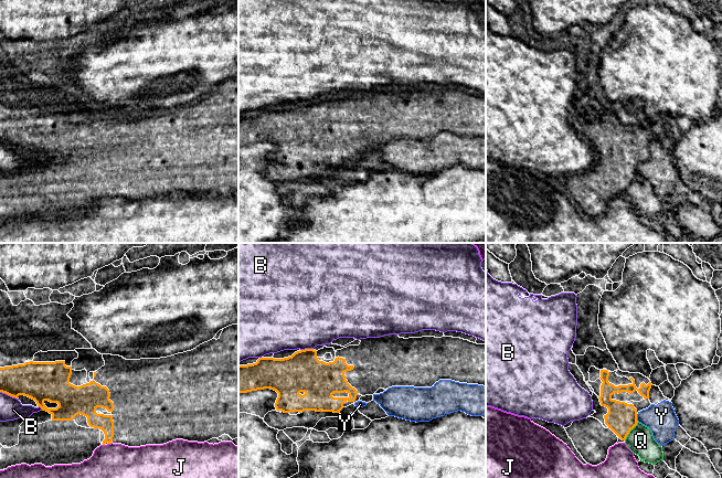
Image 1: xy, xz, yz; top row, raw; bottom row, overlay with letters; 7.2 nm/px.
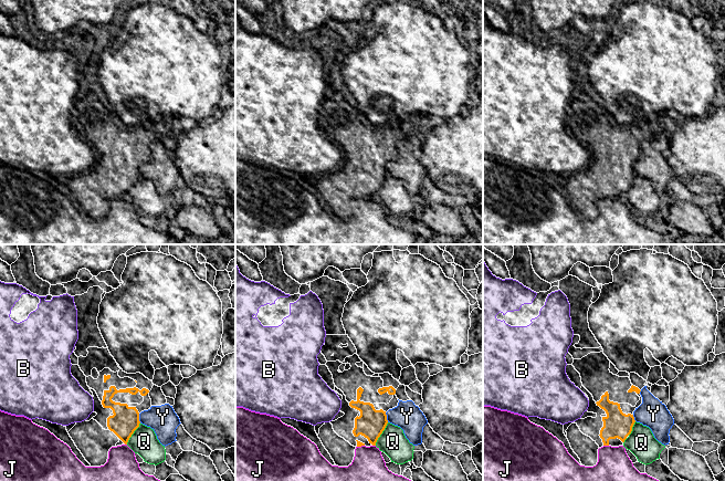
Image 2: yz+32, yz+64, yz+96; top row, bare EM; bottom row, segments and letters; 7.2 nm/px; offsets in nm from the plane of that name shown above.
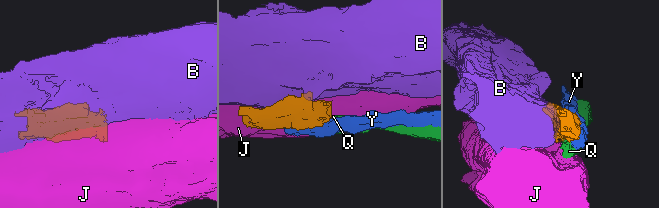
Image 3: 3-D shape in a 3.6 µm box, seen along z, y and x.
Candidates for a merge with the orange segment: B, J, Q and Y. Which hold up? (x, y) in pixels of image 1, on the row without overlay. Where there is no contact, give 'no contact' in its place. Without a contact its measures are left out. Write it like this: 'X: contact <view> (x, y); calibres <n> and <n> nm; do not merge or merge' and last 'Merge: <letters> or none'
B: contact xz (306, 102); calibres 280 and 500 nm; do not merge
J: contact xy (109, 195); calibres 120 and 460 nm; do not merge
Q: contact yz (629, 183); calibres 220 and 190 nm; do not merge
Y: contact yz (636, 170); calibres 220 and 220 nm; do not merge
Merge: none

